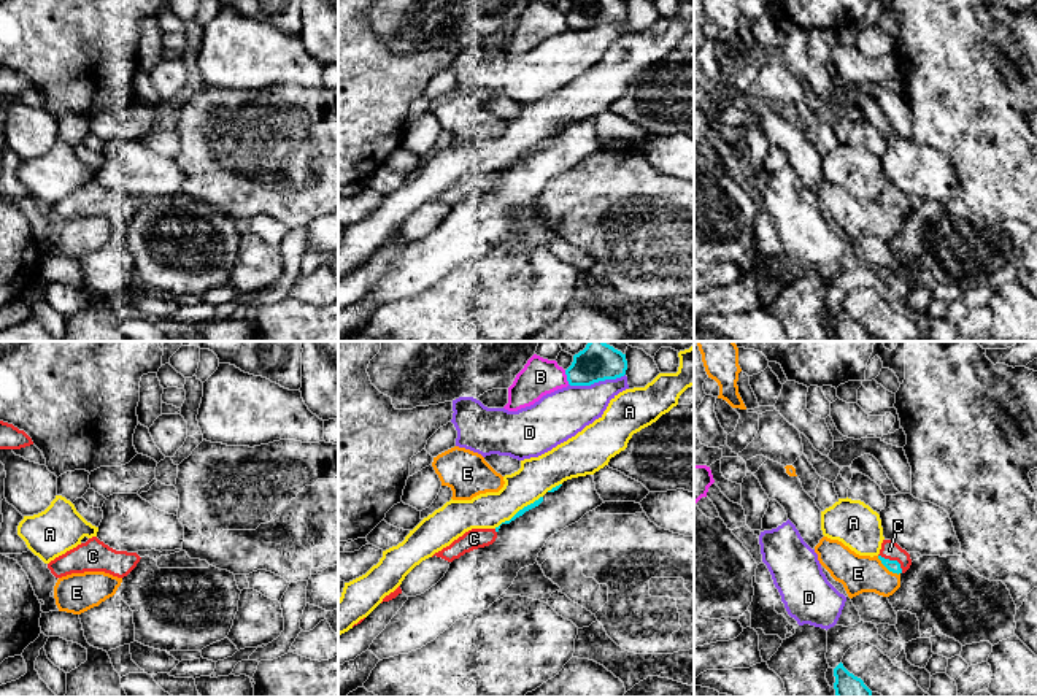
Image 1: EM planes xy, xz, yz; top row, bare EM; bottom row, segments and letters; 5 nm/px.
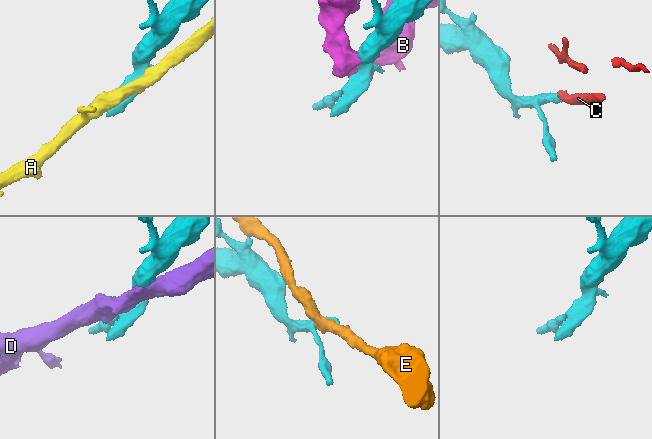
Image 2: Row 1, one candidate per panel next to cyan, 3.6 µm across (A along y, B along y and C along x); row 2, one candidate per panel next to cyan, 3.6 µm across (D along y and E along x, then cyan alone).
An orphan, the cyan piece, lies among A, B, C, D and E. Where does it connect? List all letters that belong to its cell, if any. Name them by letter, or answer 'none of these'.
C

